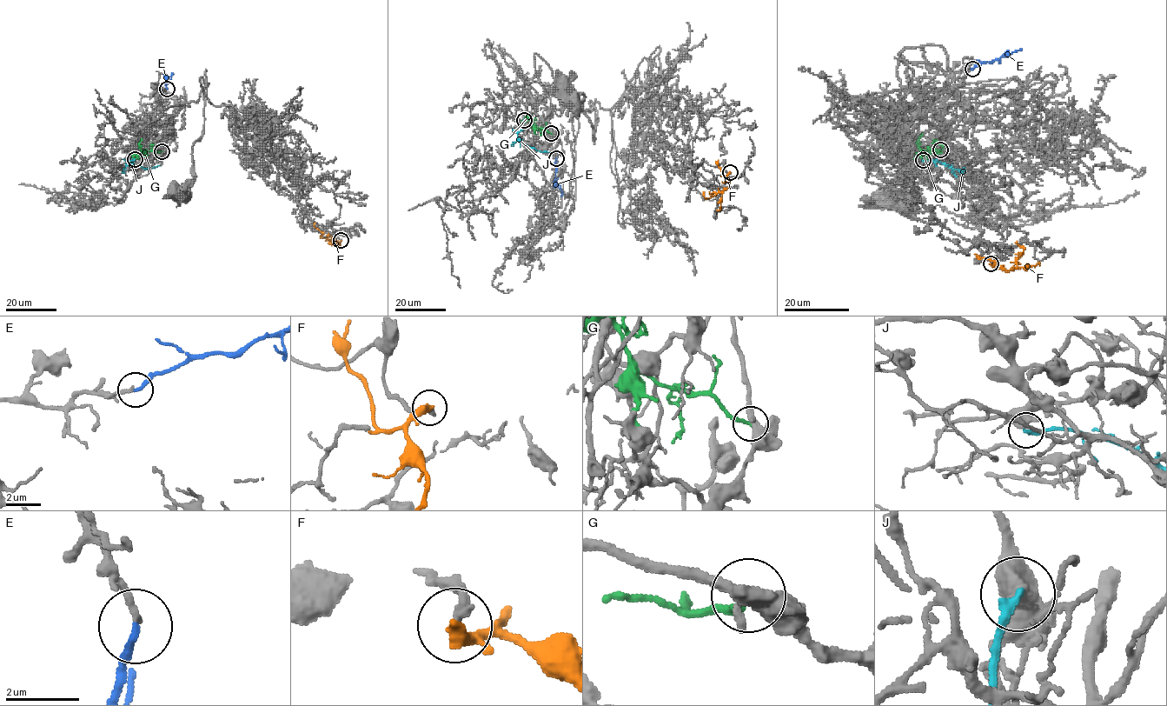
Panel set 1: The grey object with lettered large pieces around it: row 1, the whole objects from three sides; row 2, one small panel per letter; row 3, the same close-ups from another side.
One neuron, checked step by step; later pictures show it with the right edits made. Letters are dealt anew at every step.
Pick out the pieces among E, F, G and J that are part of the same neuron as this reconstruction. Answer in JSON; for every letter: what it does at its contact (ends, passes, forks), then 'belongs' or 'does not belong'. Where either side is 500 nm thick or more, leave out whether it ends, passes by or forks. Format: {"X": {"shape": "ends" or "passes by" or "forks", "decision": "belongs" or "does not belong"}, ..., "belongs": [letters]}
{"E": {"shape": "ends", "decision": "belongs"}, "F": {"shape": "ends", "decision": "does not belong"}, "G": {"shape": "ends", "decision": "does not belong"}, "J": {"shape": "ends", "decision": "does not belong"}, "belongs": ["E"]}

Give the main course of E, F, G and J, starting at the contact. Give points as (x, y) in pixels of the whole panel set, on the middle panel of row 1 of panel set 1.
E: (556, 158), (555, 183), (562, 192), (560, 196)
F: (730, 172), (726, 175), (729, 186), (721, 192), (711, 192), (711, 196), (706, 198), (704, 192)
G: (551, 133), (537, 128), (530, 117), (521, 122), (526, 121)
J: (524, 120), (518, 139), (529, 148), (548, 152)

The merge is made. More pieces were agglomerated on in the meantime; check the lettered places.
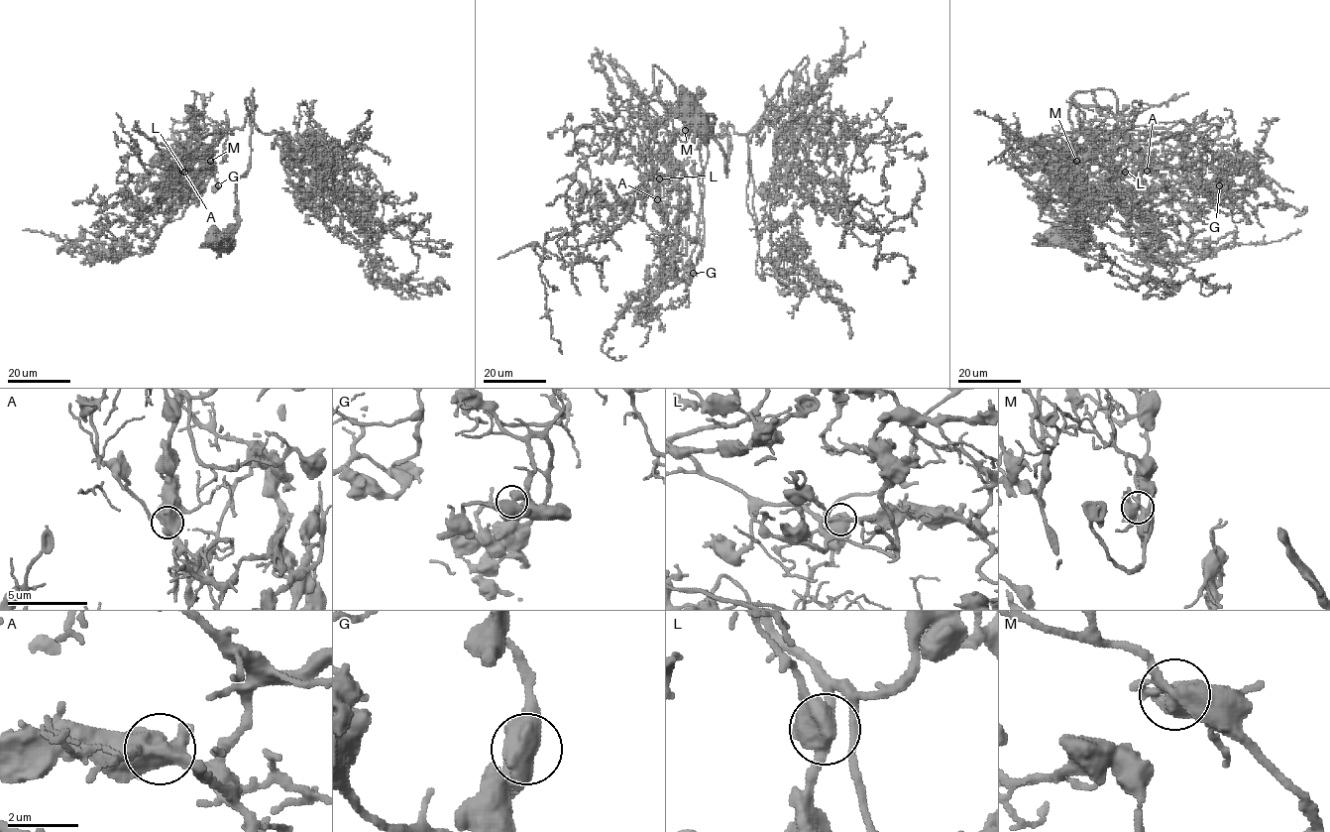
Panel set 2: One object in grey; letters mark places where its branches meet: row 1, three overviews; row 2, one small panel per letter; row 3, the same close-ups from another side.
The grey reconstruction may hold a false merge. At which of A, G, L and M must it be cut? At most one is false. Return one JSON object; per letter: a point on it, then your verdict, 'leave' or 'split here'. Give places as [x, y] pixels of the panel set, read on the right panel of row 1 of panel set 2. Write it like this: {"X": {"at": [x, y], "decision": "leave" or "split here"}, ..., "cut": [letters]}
{"A": {"at": [1147, 171], "decision": "leave"}, "G": {"at": [1219, 185], "decision": "leave"}, "L": {"at": [1125, 172], "decision": "leave"}, "M": {"at": [1076, 161], "decision": "leave"}, "cut": []}

